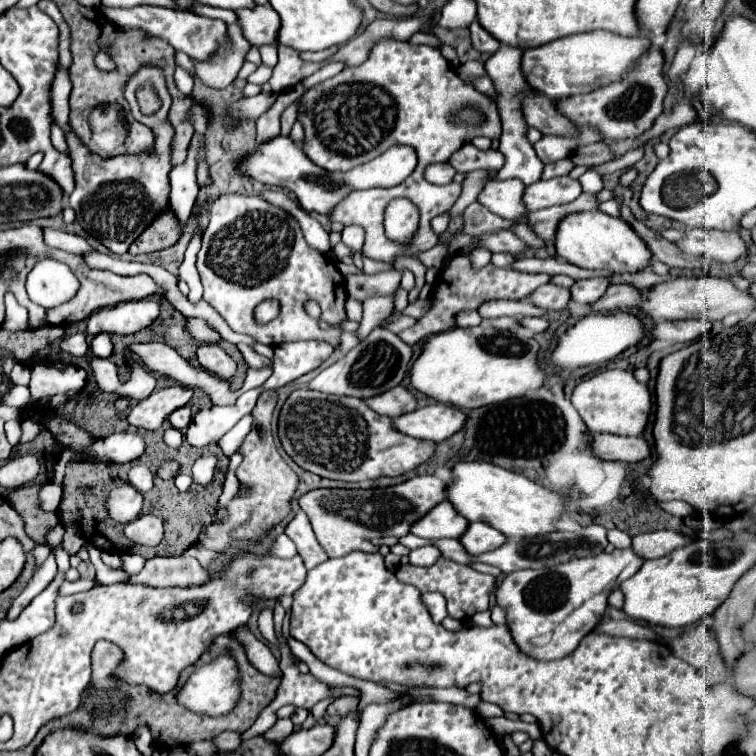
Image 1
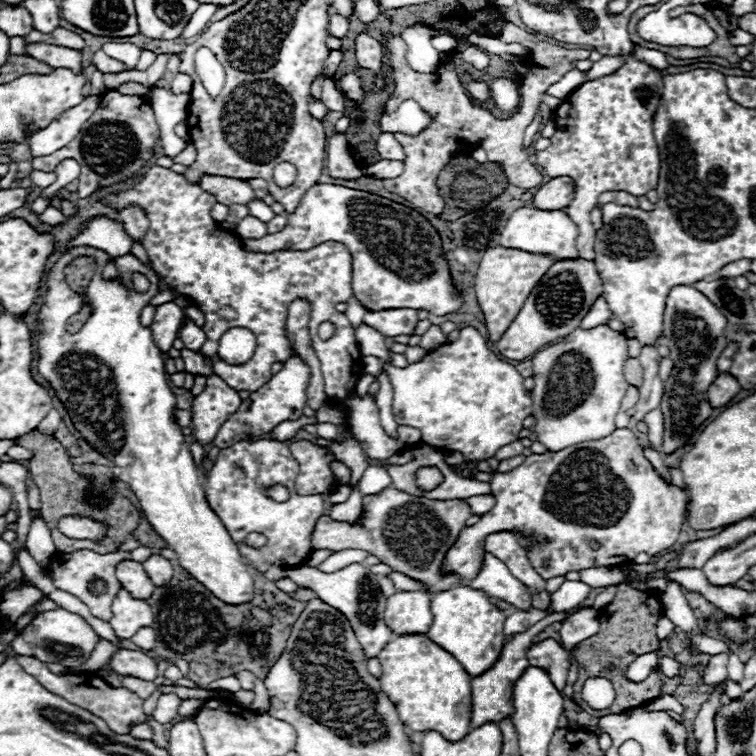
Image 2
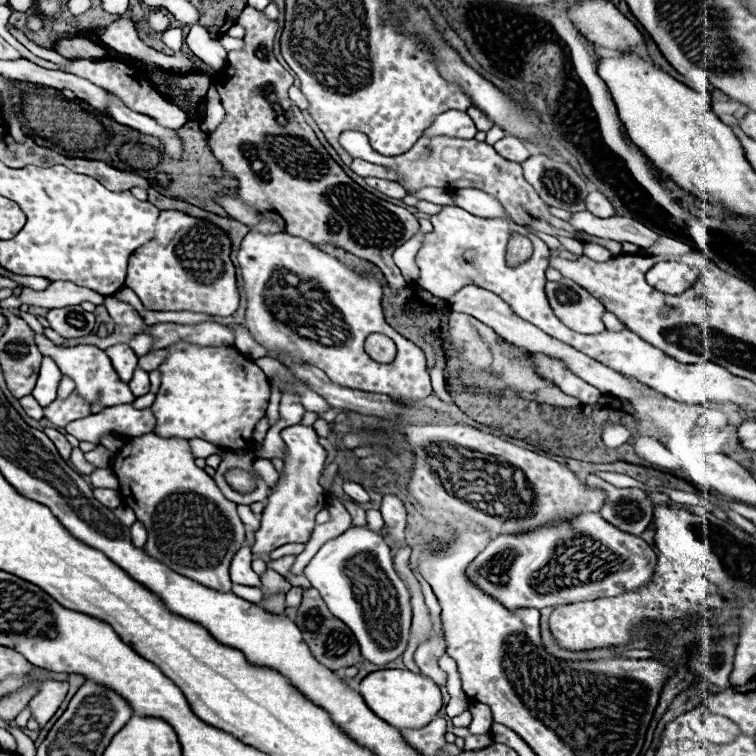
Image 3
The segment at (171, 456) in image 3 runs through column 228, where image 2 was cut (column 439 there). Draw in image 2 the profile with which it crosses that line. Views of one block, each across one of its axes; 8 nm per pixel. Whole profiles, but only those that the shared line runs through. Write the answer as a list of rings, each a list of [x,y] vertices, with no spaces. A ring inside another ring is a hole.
[[[386,488],[380,494],[364,496],[364,520],[356,526],[334,522],[324,516],[318,518],[312,532],[312,550],[346,550],[360,548],[380,558],[382,564],[392,566],[396,572],[410,574],[420,582],[428,582],[430,594],[452,588],[458,582],[456,576],[440,576],[440,564],[446,550],[456,542],[464,522],[472,516],[464,506],[464,500],[428,500],[420,496],[400,494],[400,490]]]

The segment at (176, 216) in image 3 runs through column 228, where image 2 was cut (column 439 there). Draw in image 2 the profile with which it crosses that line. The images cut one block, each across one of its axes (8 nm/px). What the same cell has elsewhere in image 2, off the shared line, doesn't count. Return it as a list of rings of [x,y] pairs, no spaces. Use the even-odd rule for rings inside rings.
[[[336,184],[312,186],[294,214],[288,216],[288,226],[278,234],[266,234],[258,240],[242,240],[242,248],[248,252],[276,252],[276,250],[310,250],[322,242],[342,242],[352,254],[352,292],[366,310],[390,310],[390,308],[424,308],[432,314],[448,314],[460,308],[462,300],[452,294],[450,270],[442,256],[440,236],[430,222],[412,208],[406,208],[388,198],[360,192]]]

